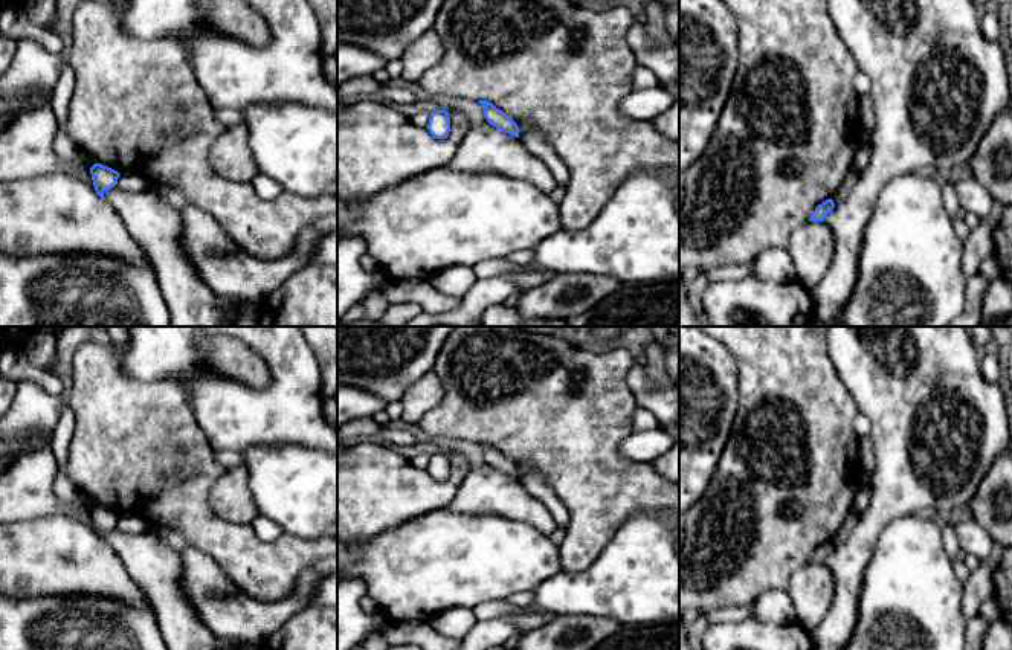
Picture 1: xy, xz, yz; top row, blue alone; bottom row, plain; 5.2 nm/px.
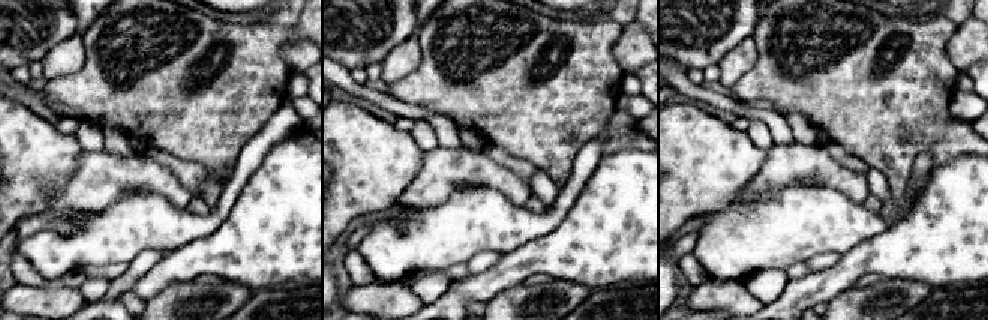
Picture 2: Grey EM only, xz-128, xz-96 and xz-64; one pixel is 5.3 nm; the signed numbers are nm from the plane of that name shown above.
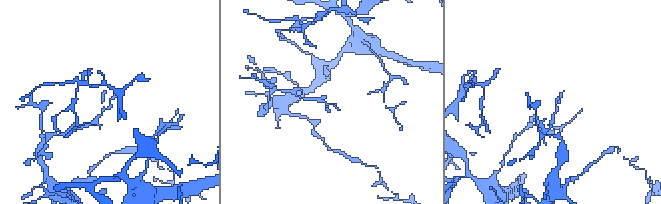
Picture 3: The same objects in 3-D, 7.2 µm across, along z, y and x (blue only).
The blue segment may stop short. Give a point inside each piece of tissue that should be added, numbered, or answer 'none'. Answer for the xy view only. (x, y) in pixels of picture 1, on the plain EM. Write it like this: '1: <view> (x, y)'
none

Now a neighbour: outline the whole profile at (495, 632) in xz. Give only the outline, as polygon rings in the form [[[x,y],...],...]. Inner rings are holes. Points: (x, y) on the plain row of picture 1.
[[[507,616],[478,621],[461,639],[456,650],[488,650],[504,645],[511,636],[522,633],[517,624]]]

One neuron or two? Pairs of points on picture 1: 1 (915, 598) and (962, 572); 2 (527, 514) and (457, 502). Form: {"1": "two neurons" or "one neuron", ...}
{"1": "two neurons", "2": "one neuron"}

